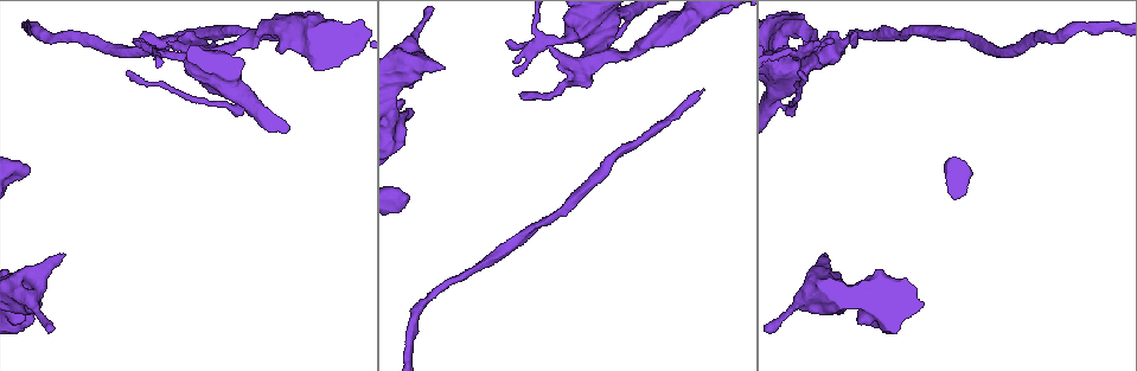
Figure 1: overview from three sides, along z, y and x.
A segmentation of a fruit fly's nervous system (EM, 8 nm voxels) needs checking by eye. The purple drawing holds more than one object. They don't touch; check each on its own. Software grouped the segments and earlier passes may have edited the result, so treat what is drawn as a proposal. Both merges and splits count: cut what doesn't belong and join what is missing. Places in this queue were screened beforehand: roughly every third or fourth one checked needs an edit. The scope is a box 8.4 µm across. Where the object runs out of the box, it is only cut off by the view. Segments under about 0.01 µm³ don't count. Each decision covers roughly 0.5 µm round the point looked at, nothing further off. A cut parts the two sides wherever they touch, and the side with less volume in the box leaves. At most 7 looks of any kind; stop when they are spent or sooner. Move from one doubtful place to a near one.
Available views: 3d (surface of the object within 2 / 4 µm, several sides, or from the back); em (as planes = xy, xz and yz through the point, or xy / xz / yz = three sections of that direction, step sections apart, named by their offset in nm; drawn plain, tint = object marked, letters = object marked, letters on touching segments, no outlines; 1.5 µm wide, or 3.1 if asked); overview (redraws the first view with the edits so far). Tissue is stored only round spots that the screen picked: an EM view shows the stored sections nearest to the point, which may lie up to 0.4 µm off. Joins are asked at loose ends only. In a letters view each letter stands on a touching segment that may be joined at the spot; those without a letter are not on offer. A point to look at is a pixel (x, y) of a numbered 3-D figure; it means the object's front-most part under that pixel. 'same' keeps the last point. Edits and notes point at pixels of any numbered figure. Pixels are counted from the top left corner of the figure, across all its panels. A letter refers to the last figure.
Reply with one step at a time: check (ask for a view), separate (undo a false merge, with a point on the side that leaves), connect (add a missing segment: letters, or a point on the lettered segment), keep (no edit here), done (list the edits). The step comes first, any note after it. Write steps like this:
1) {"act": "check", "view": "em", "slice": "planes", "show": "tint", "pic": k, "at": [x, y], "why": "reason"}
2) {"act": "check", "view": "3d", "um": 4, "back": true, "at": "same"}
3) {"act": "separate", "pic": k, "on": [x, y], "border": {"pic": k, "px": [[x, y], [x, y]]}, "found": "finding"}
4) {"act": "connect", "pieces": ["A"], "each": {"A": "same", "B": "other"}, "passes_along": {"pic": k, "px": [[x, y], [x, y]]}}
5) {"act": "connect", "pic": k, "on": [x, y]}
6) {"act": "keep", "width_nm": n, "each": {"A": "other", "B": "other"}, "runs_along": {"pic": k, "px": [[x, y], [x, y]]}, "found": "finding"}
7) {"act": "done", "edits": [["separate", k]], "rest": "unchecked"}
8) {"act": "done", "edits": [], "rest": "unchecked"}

{"act": "check", "view": "3d", "um": 2, "pic": 1, "at": [445, 67], "why": "an open end"}

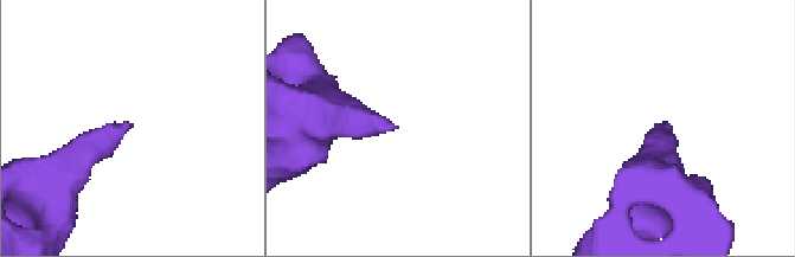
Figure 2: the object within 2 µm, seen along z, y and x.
{"act": "check", "view": "em", "slice": "planes", "show": "letters", "pic": 2, "at": [131, 124]}

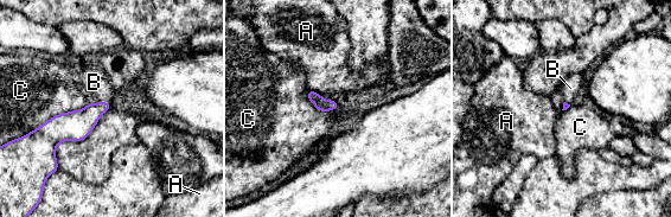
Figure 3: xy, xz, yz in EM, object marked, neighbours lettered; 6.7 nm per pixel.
{"act": "connect", "pieces": ["B"], "each": {"A": "other", "B": "same", "C": "other"}, "passes_along": {"pic": 3, "px": [[77, 125], [106, 102], [94, 82]]}, "found": "it goes on there"}

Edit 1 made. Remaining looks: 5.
{"act": "check", "view": "em", "slice": "xy", "step": 8, "show": "letters", "pic": 1, "at": [505, 42], "why": "thin end"}

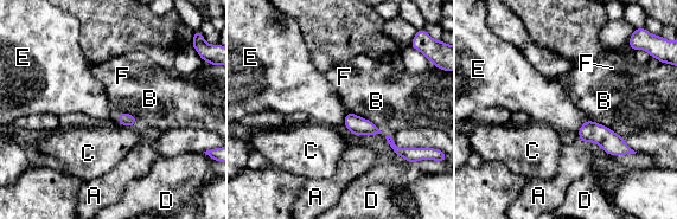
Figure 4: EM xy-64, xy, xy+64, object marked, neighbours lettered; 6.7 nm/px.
{"act": "keep", "each": {"A": "other", "B": "other", "C": "other", "D": "other", "E": "other", "F": "other"}, "runs_along": {"pic": 4, "px": [[349, 116], [358, 126], [379, 131], [400, 152]]}, "found": "none of them fits"}

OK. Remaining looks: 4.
{"act": "check", "view": "3d", "um": 2, "pic": 1, "at": [850, 32], "why": "long arm stops here"}

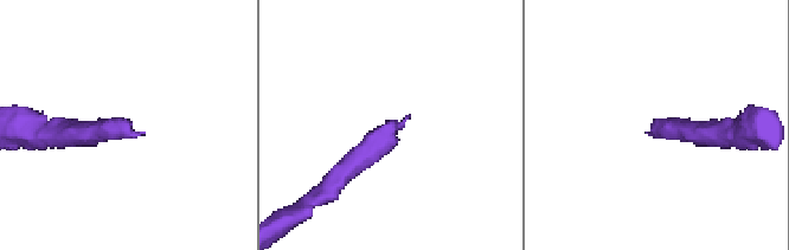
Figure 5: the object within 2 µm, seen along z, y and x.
{"act": "check", "view": "em", "slice": "planes", "show": "letters", "pic": 5, "at": [404, 119], "why": "shape alone is not enough"}

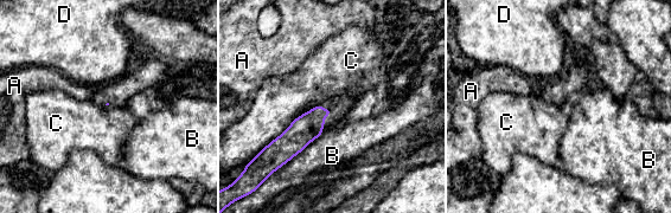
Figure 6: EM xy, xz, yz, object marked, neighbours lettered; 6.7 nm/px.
{"act": "keep", "longest_contact_nm": ["C", 500], "each": {"A": "other", "B": "other", "C": "other", "D": "other"}, "found": "no lettered segment goes on from it"}

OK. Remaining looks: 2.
{"act": "done", "edits": [["connect", 3]], "rest": "unchecked"}

